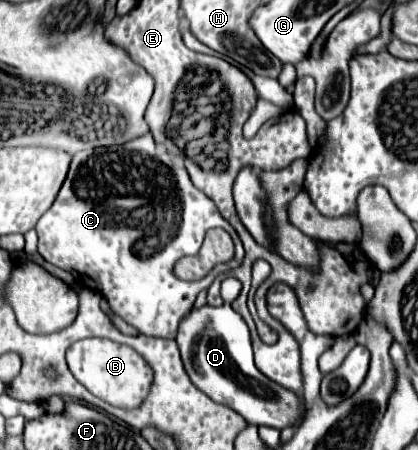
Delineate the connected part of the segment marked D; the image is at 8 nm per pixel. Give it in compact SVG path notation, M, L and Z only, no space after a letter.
M231 305L223 307L193 307L179 323L175 337L181 359L187 375L193 385L201 389L215 403L227 405L239 415L243 415L251 425L265 425L273 429L285 429L299 425L305 417L307 407L303 405L303 397L277 385L269 377L265 377L253 363L253 353L241 355L243 345L251 345L247 323L239 313L231 309Z

